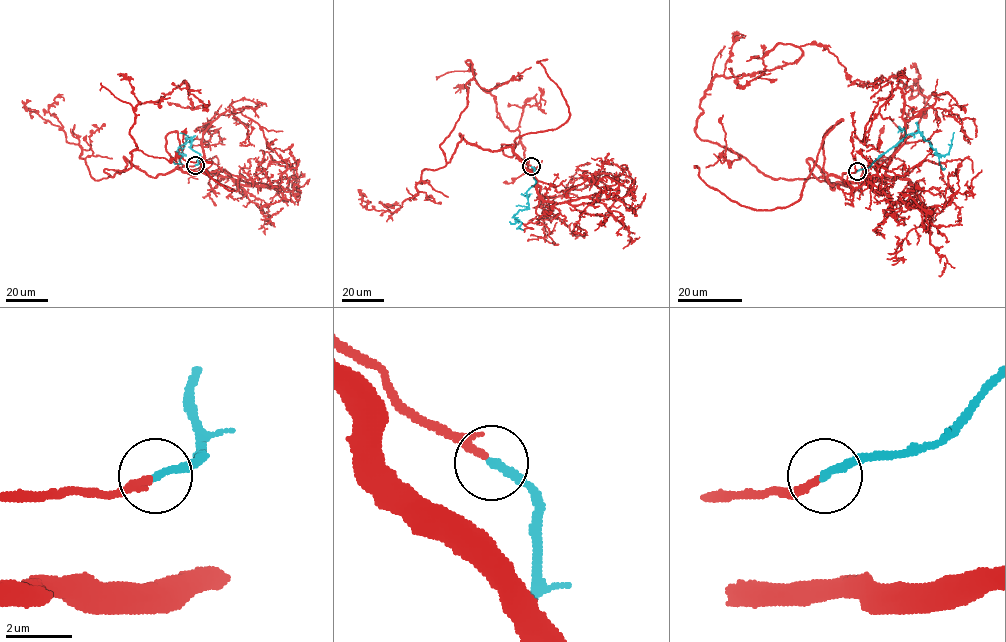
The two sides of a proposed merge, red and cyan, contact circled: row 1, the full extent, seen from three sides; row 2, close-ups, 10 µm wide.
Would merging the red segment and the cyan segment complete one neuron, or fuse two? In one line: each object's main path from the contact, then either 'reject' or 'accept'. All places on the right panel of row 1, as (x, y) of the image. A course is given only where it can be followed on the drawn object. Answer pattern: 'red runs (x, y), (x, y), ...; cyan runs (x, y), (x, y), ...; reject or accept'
red runs (857, 171), (773, 179), (702, 140), (700, 99), (804, 44), (881, 75); cyan runs (857, 171), (867, 169), (906, 135), (918, 132), (930, 142), (938, 155), (943, 155), (949, 152), (954, 132); accept

